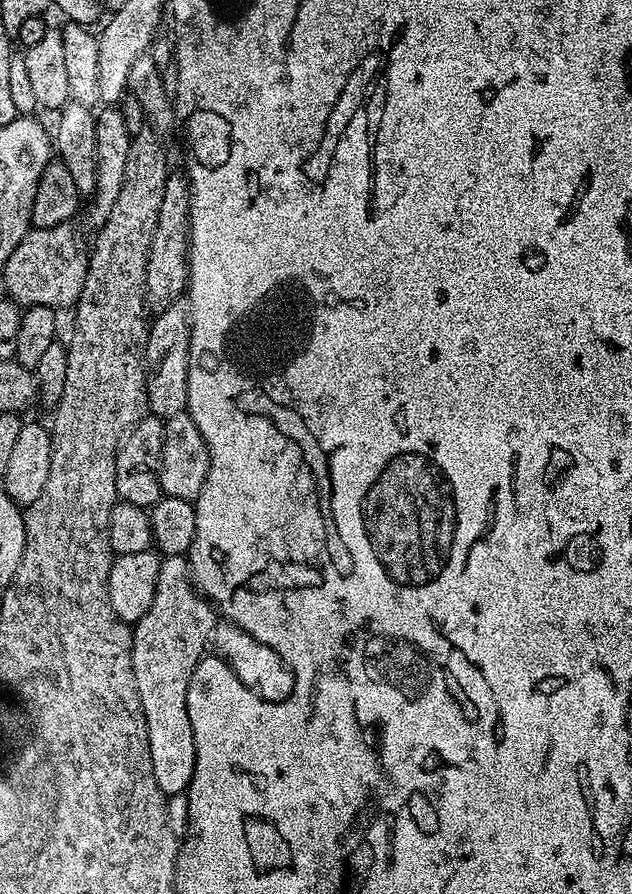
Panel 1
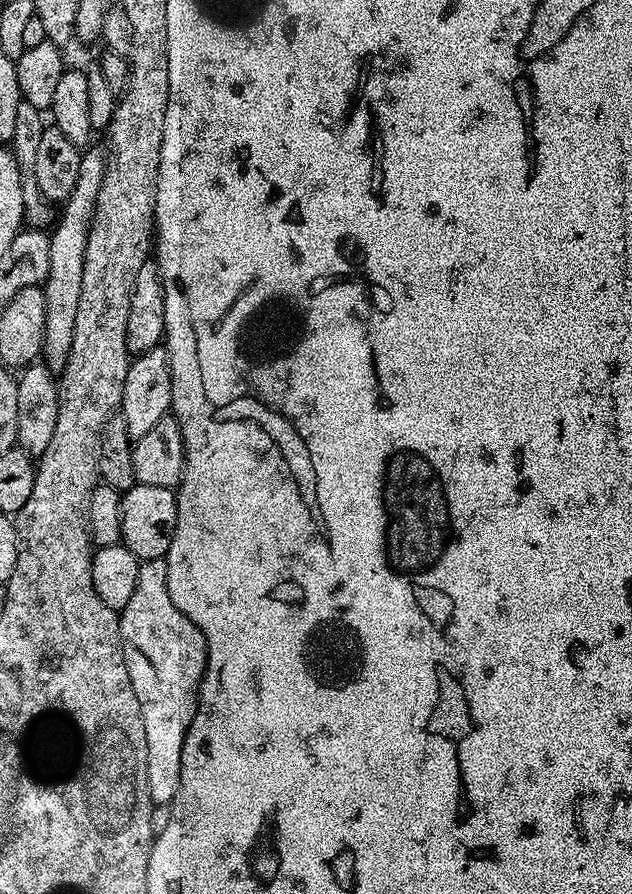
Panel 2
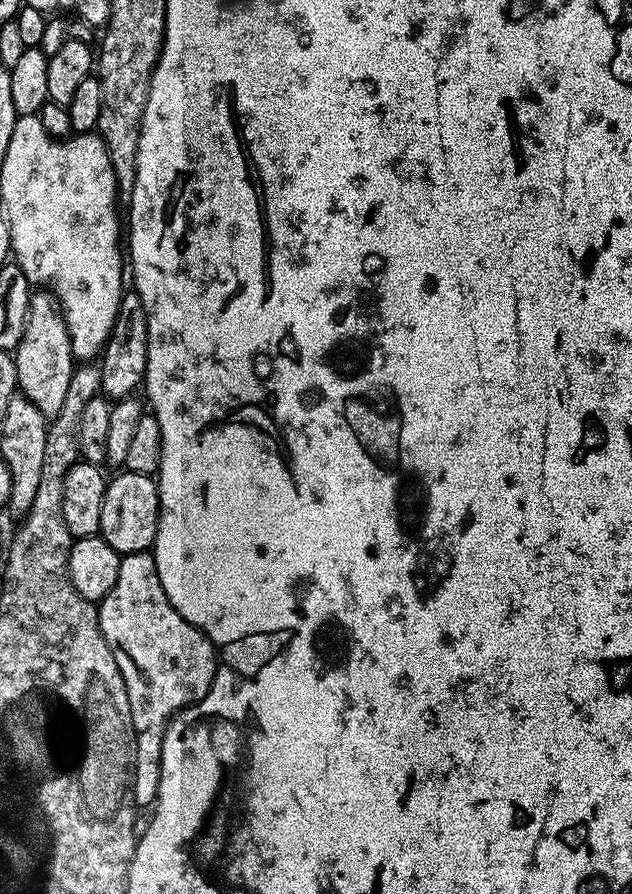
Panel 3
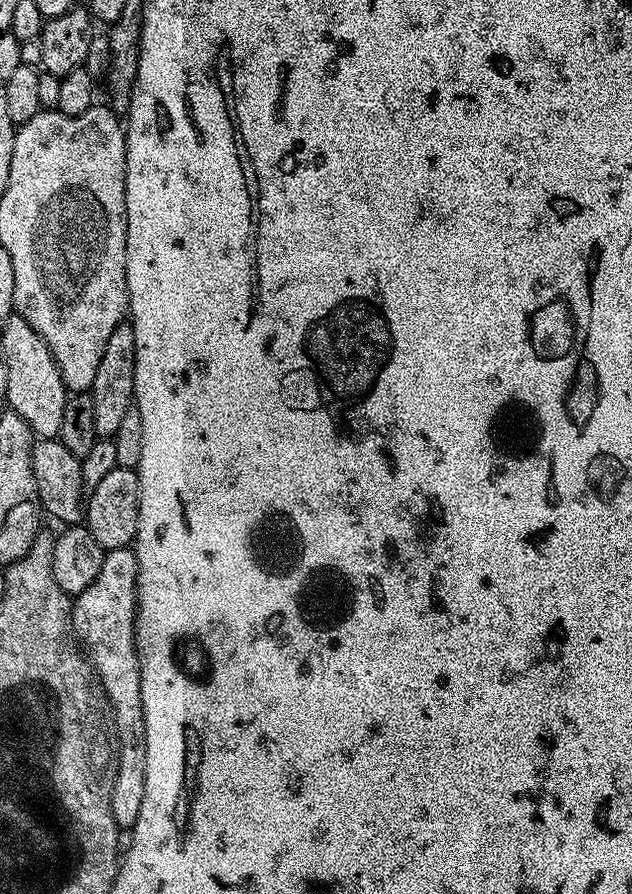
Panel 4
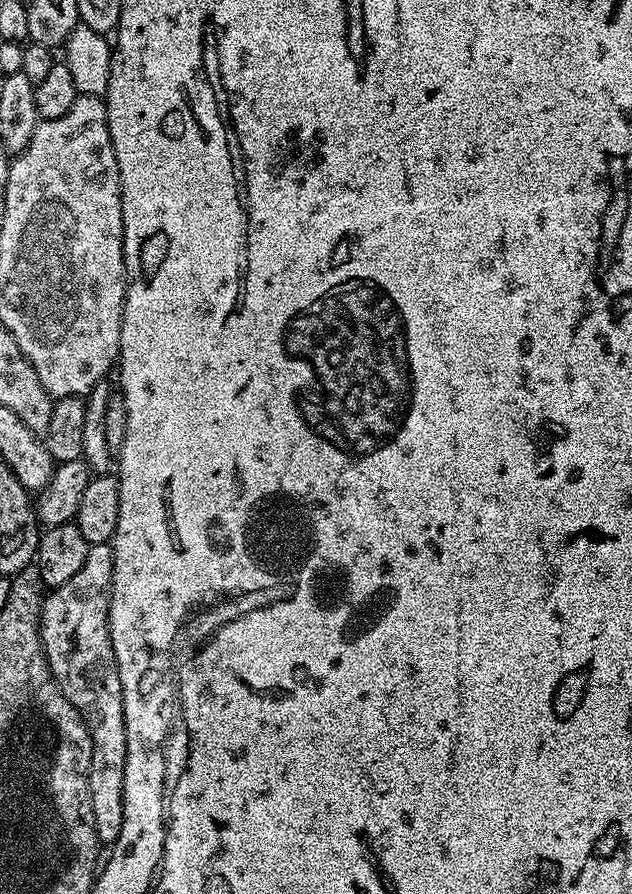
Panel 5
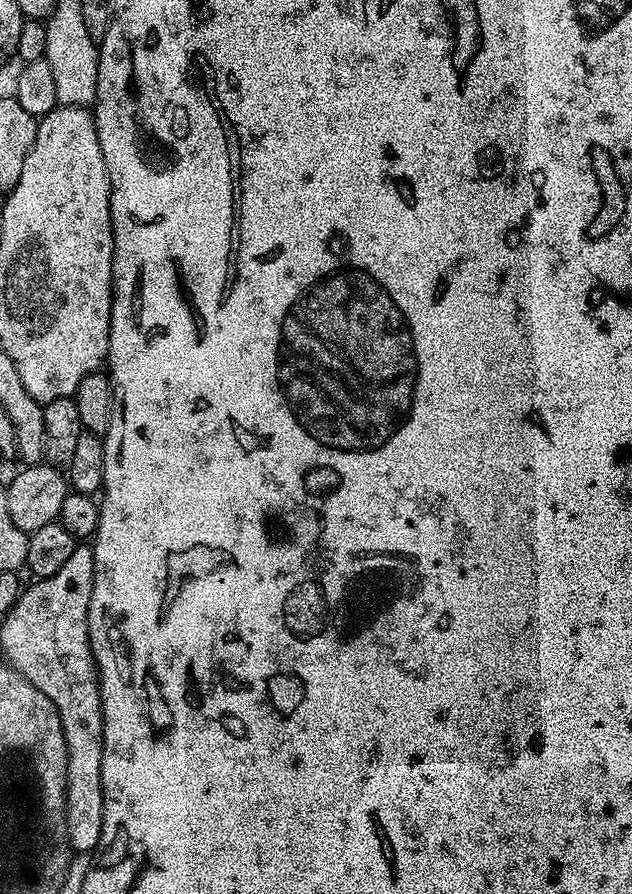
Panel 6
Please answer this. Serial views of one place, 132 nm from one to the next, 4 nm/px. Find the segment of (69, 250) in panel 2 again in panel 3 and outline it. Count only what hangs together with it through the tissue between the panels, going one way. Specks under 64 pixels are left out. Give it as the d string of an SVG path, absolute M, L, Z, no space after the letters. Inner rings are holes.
M37 287L30 294L26 328L22 330L22 340L18 342L14 355L19 395L30 398L30 402L34 402L34 406L38 406L44 416L57 416L66 403L66 390L70 390L74 361L64 311L56 301L56 295L47 287Z

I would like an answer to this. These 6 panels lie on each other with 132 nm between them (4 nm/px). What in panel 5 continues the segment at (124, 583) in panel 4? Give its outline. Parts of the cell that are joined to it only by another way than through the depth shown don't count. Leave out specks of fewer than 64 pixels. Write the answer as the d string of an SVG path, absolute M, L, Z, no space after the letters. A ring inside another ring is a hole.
M111 543L93 544L86 554L86 564L74 578L62 582L62 586L51 589L40 605L40 641L48 669L59 686L60 692L80 711L80 717L88 725L92 736L92 757L88 763L88 793L94 810L94 826L101 845L115 844L122 834L124 817L124 771L126 770L126 722L122 706L122 678L118 678L118 662L114 658L114 646L110 642L108 625L108 603L112 593L112 571L114 554Z

